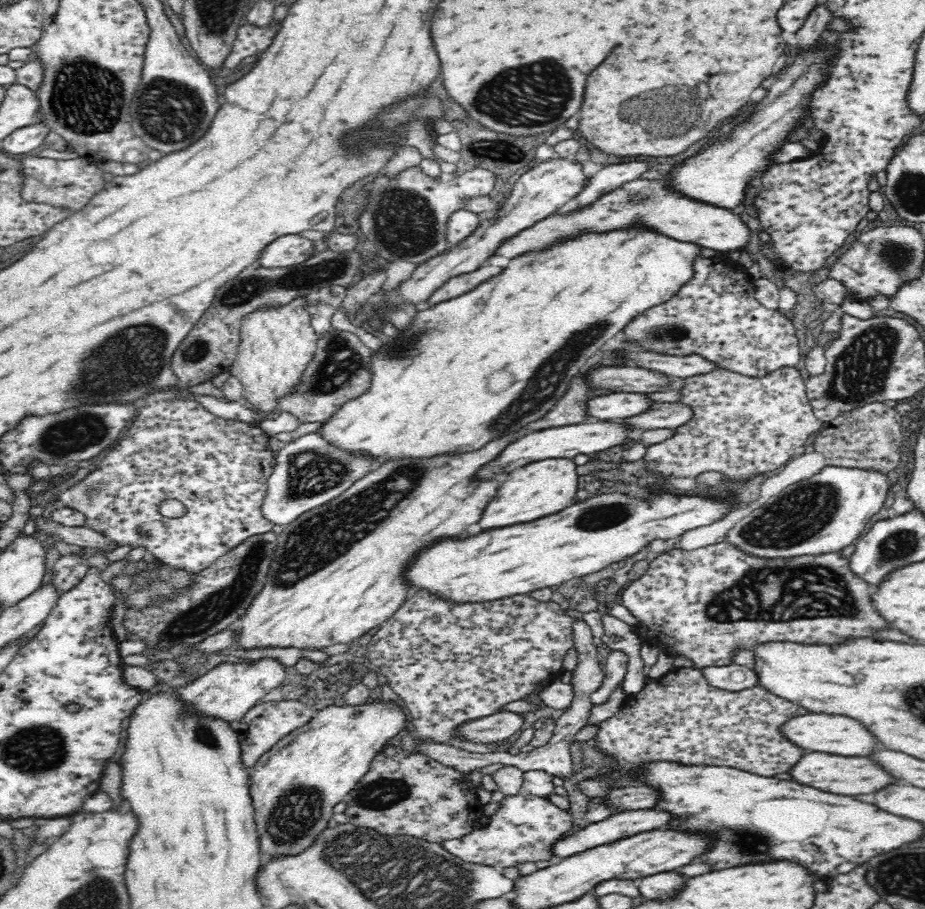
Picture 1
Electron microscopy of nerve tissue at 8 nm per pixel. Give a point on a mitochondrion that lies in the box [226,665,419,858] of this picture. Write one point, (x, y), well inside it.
(291, 818)

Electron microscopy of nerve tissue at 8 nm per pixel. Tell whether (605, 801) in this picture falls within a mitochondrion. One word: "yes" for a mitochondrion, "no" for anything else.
no

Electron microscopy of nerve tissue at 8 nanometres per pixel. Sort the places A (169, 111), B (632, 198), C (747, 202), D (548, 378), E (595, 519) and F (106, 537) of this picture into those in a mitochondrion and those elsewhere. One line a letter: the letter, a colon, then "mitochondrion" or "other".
A: mitochondrion
B: mitochondrion
C: other
D: mitochondrion
E: mitochondrion
F: other

